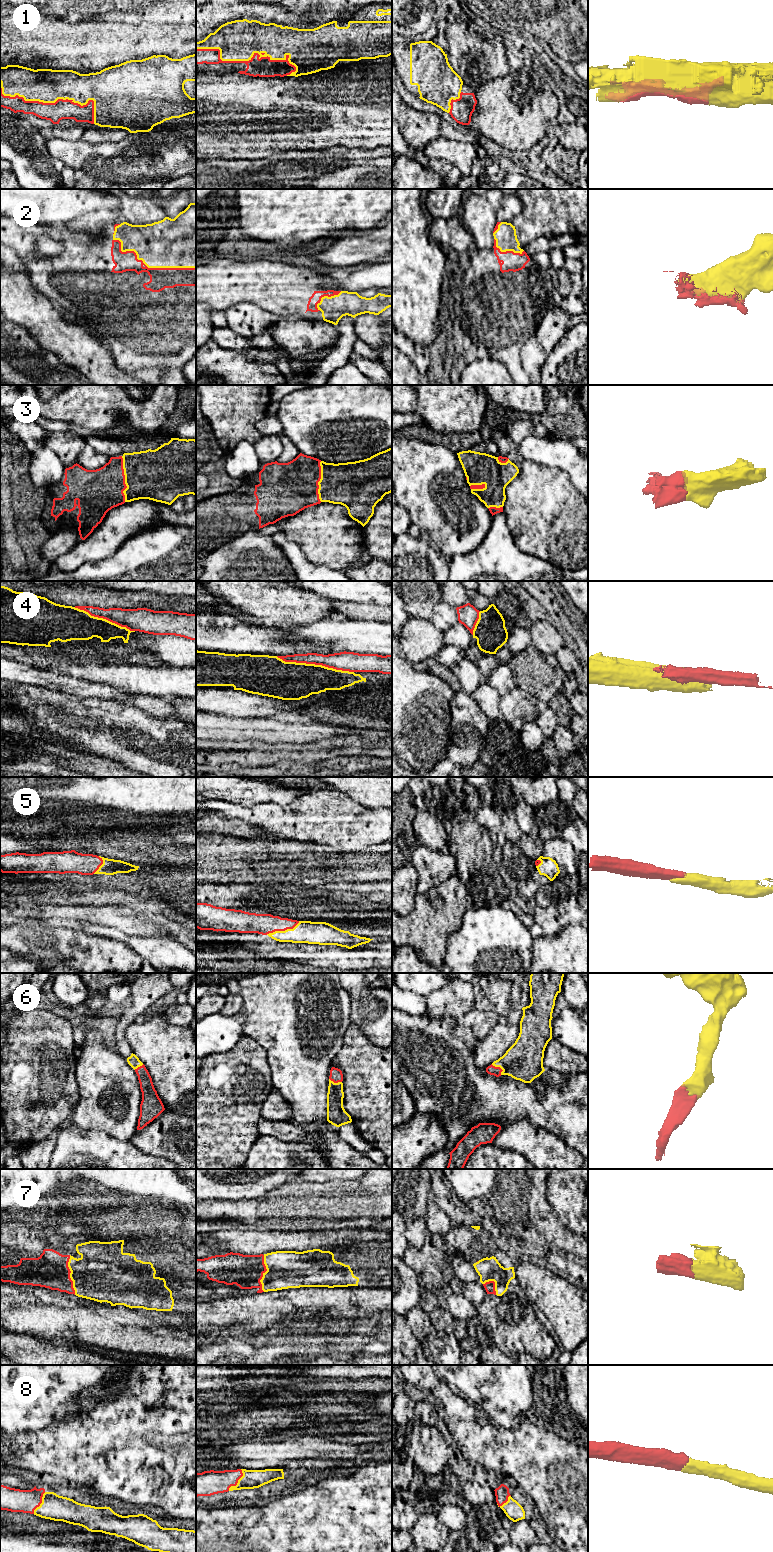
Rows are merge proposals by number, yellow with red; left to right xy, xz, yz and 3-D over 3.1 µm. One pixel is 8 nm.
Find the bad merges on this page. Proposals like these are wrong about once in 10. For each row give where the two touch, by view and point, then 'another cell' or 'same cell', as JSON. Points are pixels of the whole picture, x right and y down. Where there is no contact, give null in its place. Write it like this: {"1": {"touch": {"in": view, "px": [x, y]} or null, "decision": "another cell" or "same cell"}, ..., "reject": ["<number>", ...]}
{"1": {"touch": {"in": "xz", "px": [244, 60]}, "decision": "same cell"}, "2": {"touch": {"in": "xy", "px": [149, 267]}, "decision": "same cell"}, "3": {"touch": {"in": "xy", "px": [125, 479]}, "decision": "same cell"}, "4": {"touch": {"in": "xz", "px": [314, 664]}, "decision": "same cell"}, "5": {"touch": {"in": "xz", "px": [282, 931]}, "decision": "same cell"}, "6": {"touch": {"in": "yz", "px": [499, 1066]}, "decision": "same cell"}, "7": {"touch": {"in": "xy", "px": [70, 1275]}, "decision": "same cell"}, "8": {"touch": {"in": "xz", "px": [238, 1481]}, "decision": "same cell"}, "reject": []}

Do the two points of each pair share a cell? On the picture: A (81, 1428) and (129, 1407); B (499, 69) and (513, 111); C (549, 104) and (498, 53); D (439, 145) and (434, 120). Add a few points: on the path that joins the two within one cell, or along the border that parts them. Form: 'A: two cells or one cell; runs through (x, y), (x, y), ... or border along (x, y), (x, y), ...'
A: one cell; runs through (93, 1428), (108, 1428), (117, 1419)
B: two cells; border along (508, 74), (502, 77), (494, 77), (480, 85)
C: two cells; border along (508, 74), (502, 77), (494, 77), (485, 83)
D: two cells; border along (440, 136), (432, 139), (423, 149)

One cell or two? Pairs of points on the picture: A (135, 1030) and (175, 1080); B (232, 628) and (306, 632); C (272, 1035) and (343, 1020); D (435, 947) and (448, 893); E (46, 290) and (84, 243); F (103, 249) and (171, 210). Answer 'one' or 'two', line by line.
A: one
B: two
C: one
D: one
E: one
F: two

